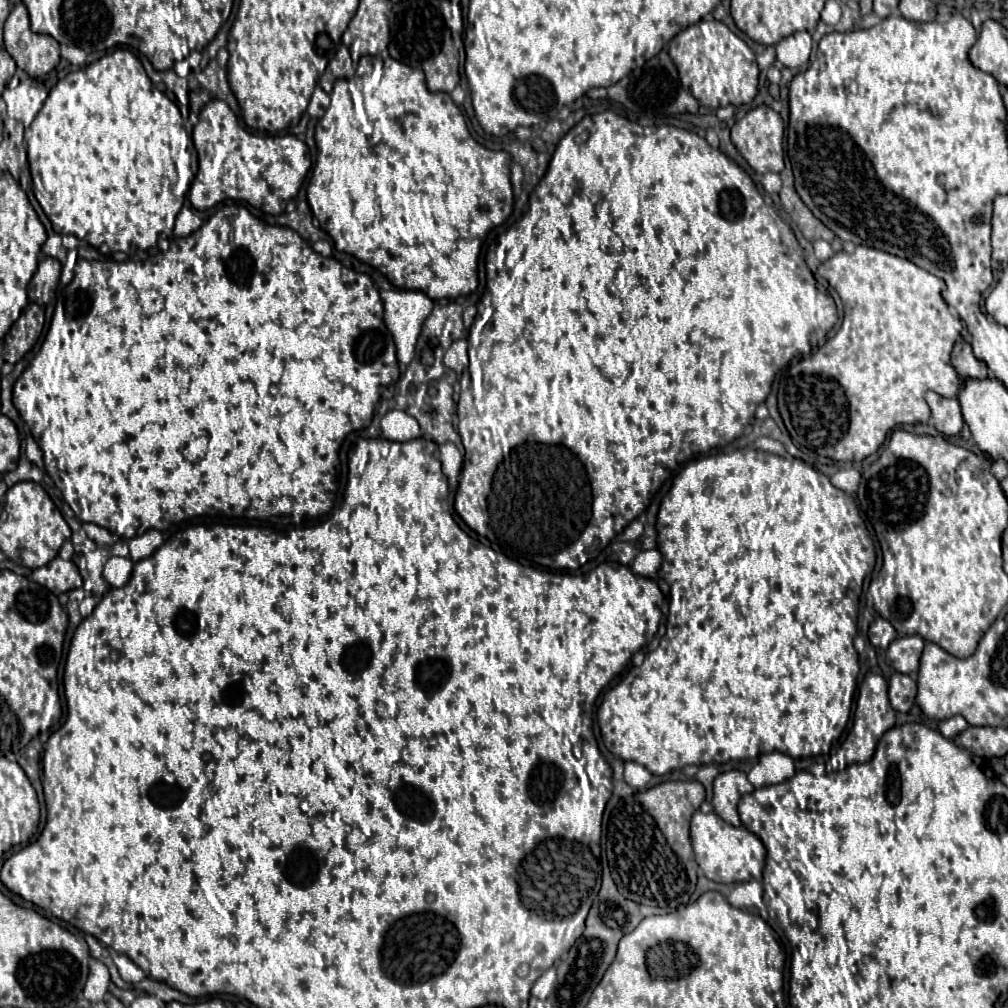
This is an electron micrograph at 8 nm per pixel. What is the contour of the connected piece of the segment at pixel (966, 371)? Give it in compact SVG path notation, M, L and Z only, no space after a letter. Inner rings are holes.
M958 337L956 343L954 343L954 349L952 349L952 365L956 367L956 371L958 371L960 377L984 379L988 375L986 363L972 353L972 345L968 341L964 341L962 337Z

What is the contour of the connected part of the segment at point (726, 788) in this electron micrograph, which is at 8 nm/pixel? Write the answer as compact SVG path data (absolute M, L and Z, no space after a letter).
M734 769L734 771L726 771L720 773L714 779L714 813L720 815L726 823L740 827L740 817L738 817L738 801L744 793L754 791L752 783L748 781L746 773Z

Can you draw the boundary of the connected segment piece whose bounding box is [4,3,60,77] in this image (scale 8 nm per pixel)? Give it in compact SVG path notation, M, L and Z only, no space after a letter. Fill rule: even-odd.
M16 3L6 19L4 45L16 65L30 77L46 75L60 61L60 49L56 39L32 33L24 3Z

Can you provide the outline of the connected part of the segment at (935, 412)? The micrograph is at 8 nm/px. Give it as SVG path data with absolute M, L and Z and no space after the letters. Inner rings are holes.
M928 391L926 401L932 411L934 427L944 435L958 435L964 425L964 417L962 417L958 399L946 399L934 391Z

